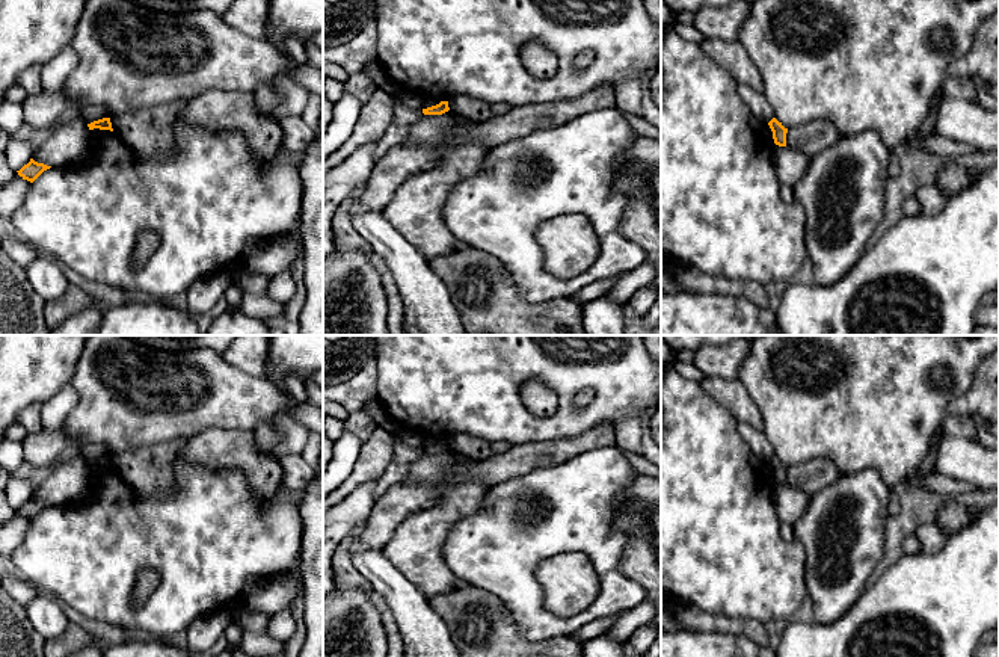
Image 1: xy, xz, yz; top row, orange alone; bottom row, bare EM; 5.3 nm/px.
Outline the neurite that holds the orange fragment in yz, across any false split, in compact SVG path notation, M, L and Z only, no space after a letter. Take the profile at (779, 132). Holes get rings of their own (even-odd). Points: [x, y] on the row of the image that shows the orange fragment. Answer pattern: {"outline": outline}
{"outline": "M773 118L770 122L768 122L771 131L773 131L773 139L774 139L774 143L779 145L779 147L786 147L786 133L788 133L788 128L785 128L782 125L782 122L779 122L776 118Z"}

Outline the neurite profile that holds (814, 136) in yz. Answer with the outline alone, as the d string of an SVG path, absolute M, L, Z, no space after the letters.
M813 119L788 128L786 147L792 151L801 151L806 156L813 157L839 139L841 134L833 122L827 119Z

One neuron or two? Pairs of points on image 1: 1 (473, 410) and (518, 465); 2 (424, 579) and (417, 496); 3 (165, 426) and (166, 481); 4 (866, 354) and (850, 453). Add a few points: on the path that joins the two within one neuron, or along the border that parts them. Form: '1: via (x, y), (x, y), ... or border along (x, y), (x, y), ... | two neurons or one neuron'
1: border along (547, 440), (512, 446) | two neurons
2: border along (441, 482), (439, 499), (412, 512), (393, 533) | two neurons
3: border along (187, 437), (175, 437), (130, 450) | two neurons
4: via (860, 378), (860, 413), (856, 429) | one neuron

